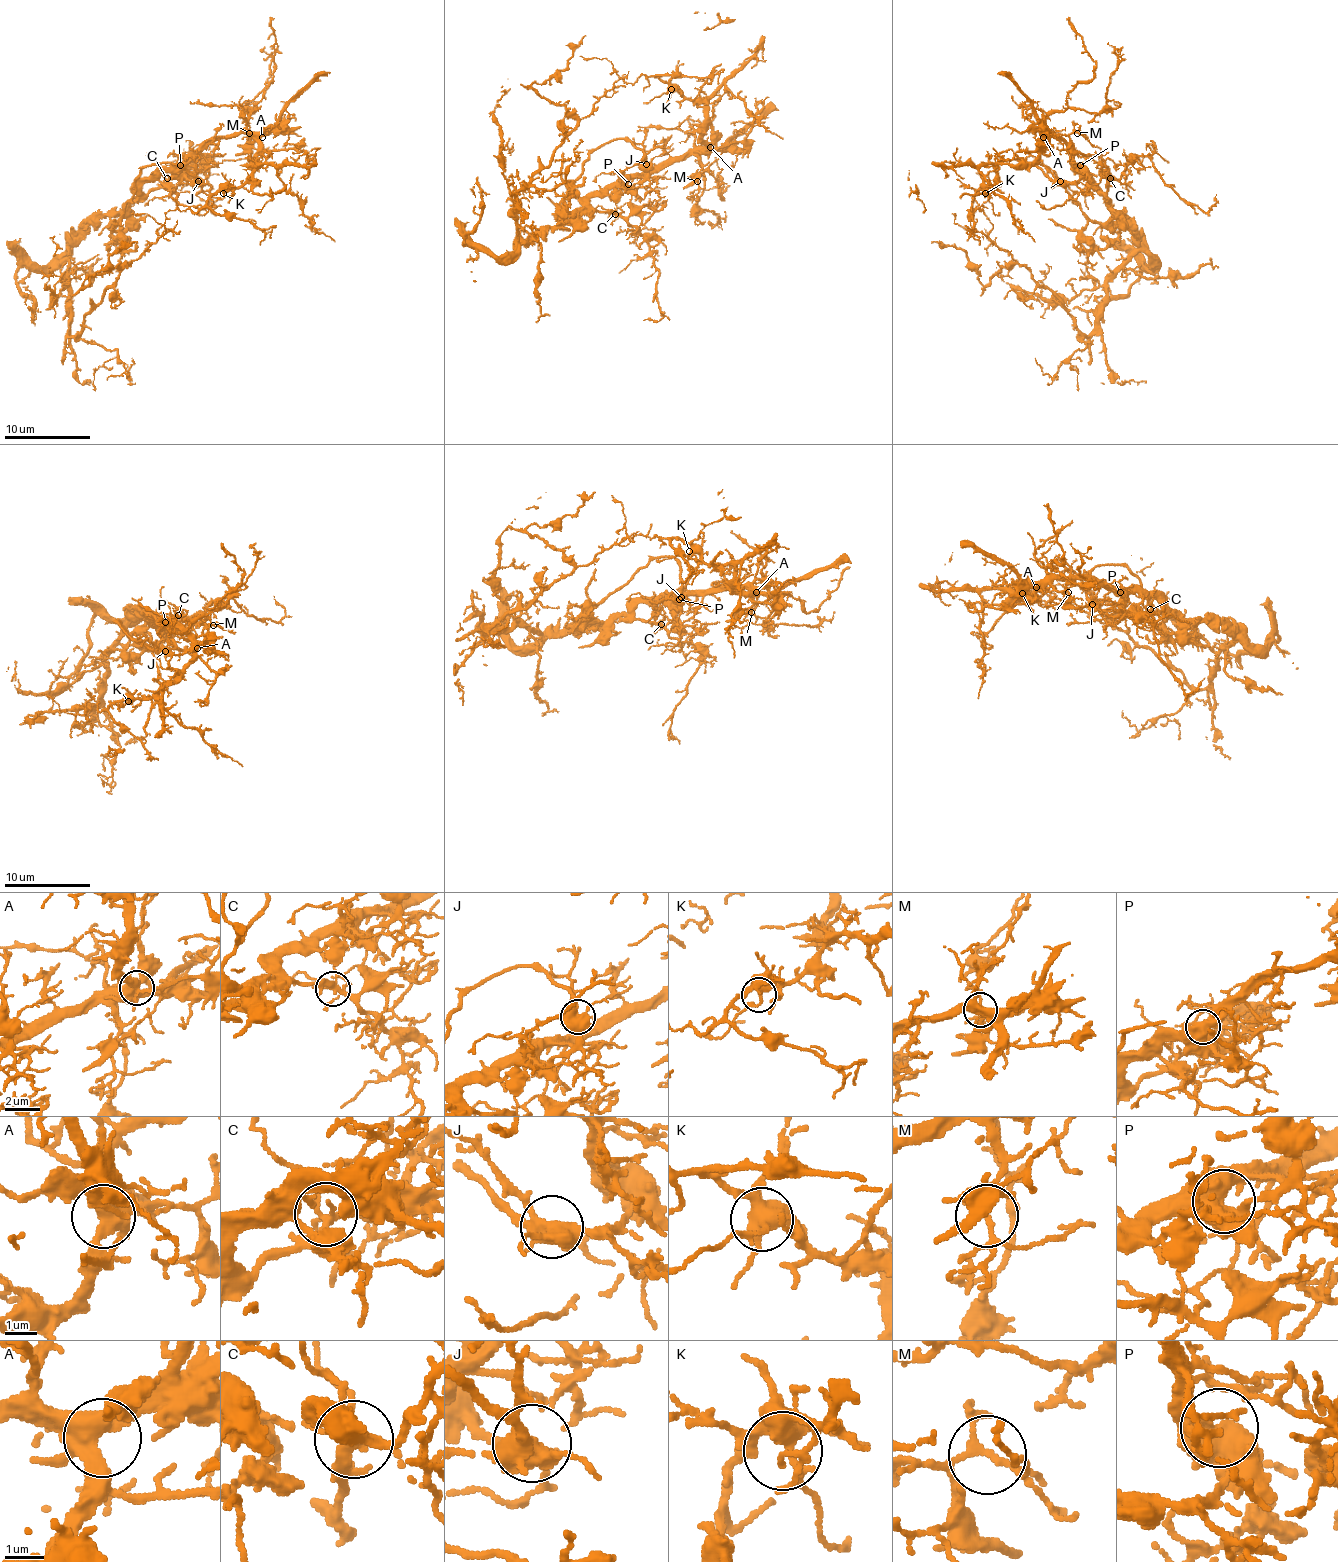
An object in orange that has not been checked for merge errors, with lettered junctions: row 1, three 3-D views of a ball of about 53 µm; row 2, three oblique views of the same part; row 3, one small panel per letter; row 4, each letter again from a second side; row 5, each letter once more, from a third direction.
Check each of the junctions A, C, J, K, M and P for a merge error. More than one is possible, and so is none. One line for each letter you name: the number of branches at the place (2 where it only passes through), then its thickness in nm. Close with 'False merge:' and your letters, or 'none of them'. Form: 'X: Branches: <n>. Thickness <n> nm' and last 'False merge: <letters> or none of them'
J: Branches: 5. Thickness 550 nm
False merge: J

